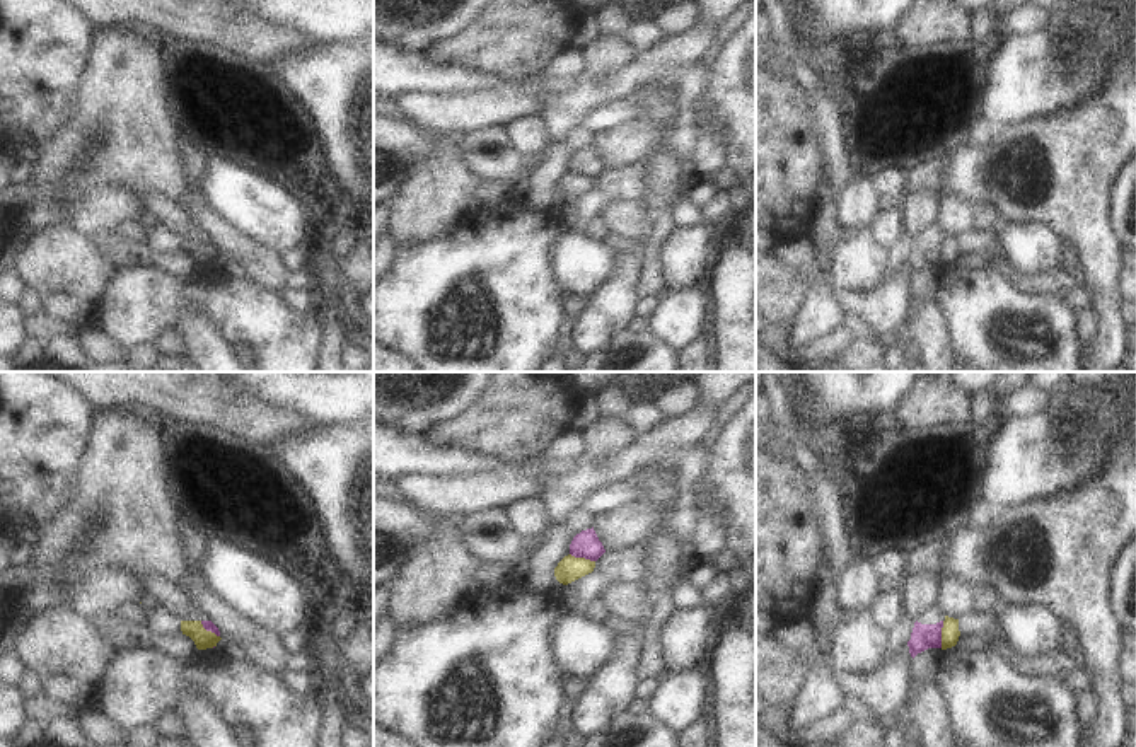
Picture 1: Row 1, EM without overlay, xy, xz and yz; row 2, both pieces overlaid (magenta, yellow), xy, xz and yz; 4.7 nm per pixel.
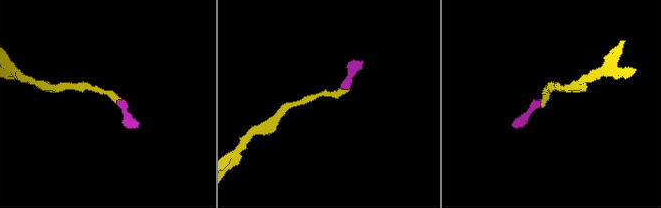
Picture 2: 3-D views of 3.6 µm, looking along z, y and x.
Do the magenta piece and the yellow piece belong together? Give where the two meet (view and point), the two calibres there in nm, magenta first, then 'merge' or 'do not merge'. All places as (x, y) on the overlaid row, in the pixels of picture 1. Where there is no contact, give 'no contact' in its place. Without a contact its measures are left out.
meets magenta in yz at (940, 635); 120 nm thick on the magenta side, 90 nm on the other; do not merge

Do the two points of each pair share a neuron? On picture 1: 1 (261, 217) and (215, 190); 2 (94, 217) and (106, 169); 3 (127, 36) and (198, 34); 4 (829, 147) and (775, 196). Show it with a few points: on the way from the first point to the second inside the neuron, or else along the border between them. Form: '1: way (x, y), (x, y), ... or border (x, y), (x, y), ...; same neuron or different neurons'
1: way (249, 205), (232, 190), (227, 190); same neuron
2: border (137, 191), (98, 190), (74, 195), (69, 205); different neurons
3: border (118, 26), (135, 24), (152, 31), (161, 40); different neurons
4: border (805, 116), (809, 140), (821, 156), (826, 176); different neurons

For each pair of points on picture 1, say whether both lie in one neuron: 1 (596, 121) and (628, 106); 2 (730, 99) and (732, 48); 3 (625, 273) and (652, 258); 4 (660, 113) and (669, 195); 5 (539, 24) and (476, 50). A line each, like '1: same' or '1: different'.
1: same
2: same
3: different
4: same
5: same

